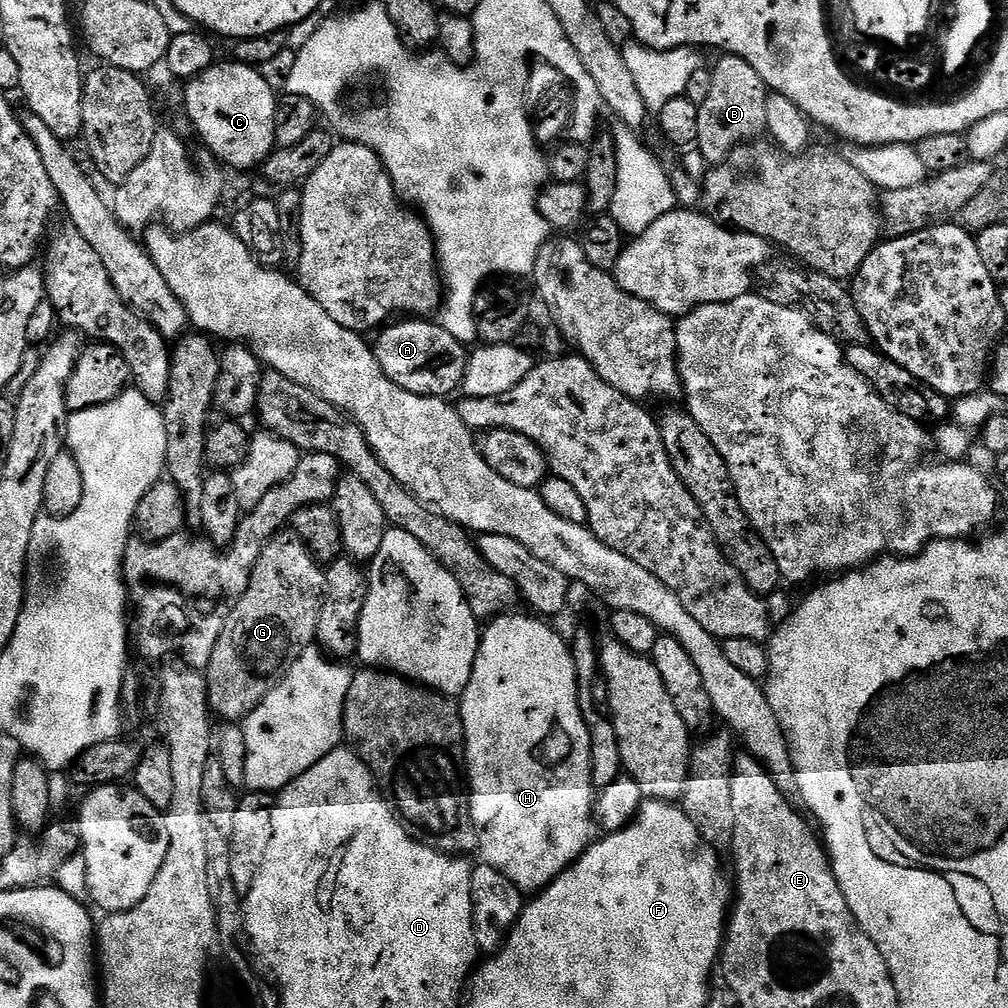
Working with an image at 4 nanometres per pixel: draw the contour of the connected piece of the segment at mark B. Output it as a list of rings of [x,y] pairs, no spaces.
[[[731,54],[721,55],[721,60],[716,65],[711,65],[712,79],[710,94],[707,95],[706,102],[700,105],[698,110],[698,138],[695,147],[700,148],[702,155],[708,159],[709,165],[720,164],[729,154],[735,150],[739,144],[751,142],[765,131],[766,124],[766,104],[770,89],[765,84],[764,79],[746,62],[746,58]]]

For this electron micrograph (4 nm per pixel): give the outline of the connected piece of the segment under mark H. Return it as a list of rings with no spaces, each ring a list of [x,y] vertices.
[[[501,614],[491,621],[483,629],[482,639],[480,641],[480,649],[476,655],[474,662],[474,670],[470,674],[470,682],[466,686],[464,695],[459,697],[460,717],[464,723],[464,755],[466,757],[466,784],[470,789],[468,793],[468,805],[470,806],[470,814],[472,821],[478,833],[478,856],[483,863],[494,866],[494,870],[498,870],[510,878],[510,882],[514,882],[514,886],[518,886],[520,891],[525,894],[536,894],[548,887],[553,880],[560,877],[570,865],[575,864],[583,852],[588,848],[590,841],[593,839],[592,828],[594,829],[594,789],[592,787],[592,775],[590,774],[590,734],[586,730],[586,722],[582,718],[582,710],[580,709],[580,687],[576,684],[576,671],[574,670],[574,658],[572,657],[572,649],[567,639],[563,640],[554,629],[551,628],[551,623],[545,622],[543,619],[537,618],[535,615],[527,614],[528,616],[512,616],[516,614]]]

